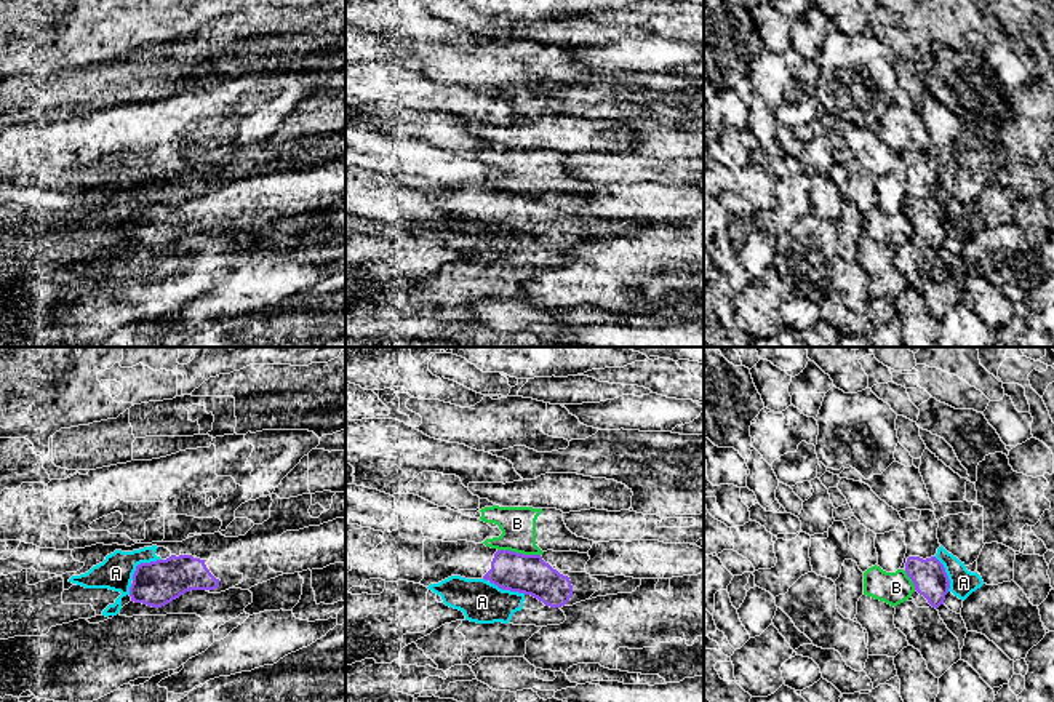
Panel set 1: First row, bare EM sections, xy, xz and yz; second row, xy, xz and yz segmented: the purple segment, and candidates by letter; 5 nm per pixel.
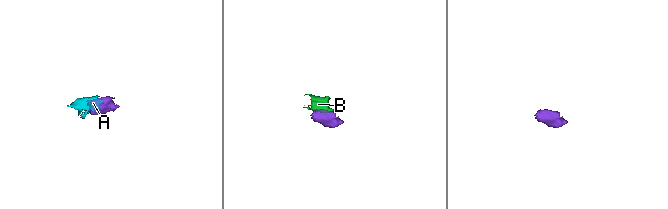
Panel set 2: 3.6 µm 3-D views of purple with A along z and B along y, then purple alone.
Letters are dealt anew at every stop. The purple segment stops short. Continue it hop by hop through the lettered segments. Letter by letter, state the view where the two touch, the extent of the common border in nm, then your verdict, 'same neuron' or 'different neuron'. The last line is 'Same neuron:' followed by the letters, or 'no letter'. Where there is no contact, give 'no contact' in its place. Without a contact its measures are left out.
A: contact in xy; length 190 nm; different neuron
B: contact in xz; length 220 nm; different neuron
Same neuron: no letter

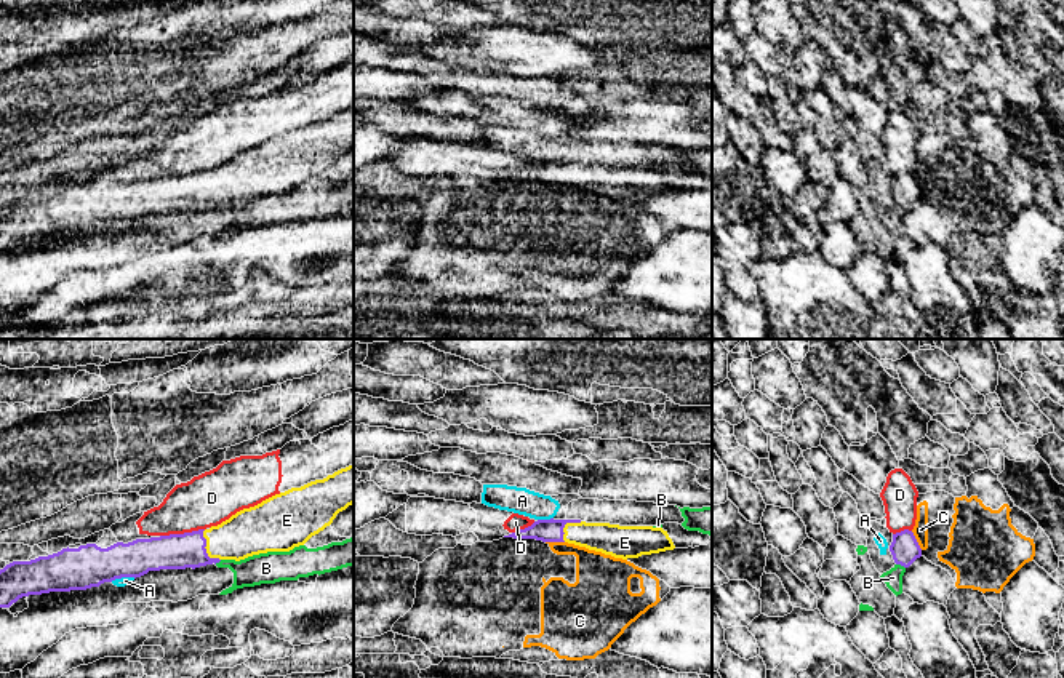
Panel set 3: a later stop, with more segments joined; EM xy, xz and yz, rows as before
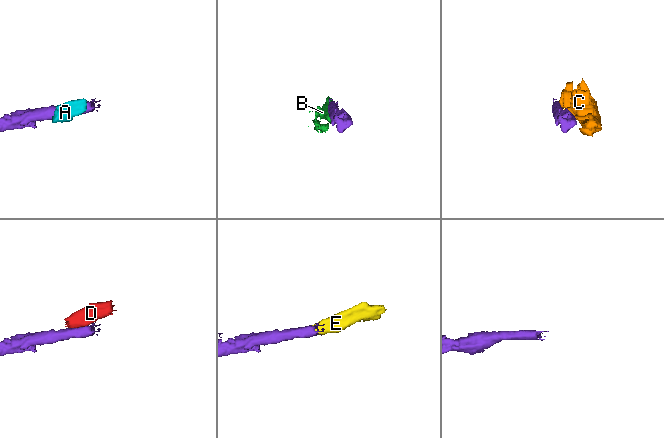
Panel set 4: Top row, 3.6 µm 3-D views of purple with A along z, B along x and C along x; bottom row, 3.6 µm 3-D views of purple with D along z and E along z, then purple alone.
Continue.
A: contact in xy; length 130 nm; different neuron
B: contact in yz; length 50 nm; different neuron
C: contact in xz; length 100 nm; different neuron
D: contact in xy; length 220 nm; different neuron
E: contact in xy; length 180 nm; same neuron
Same neuron: E

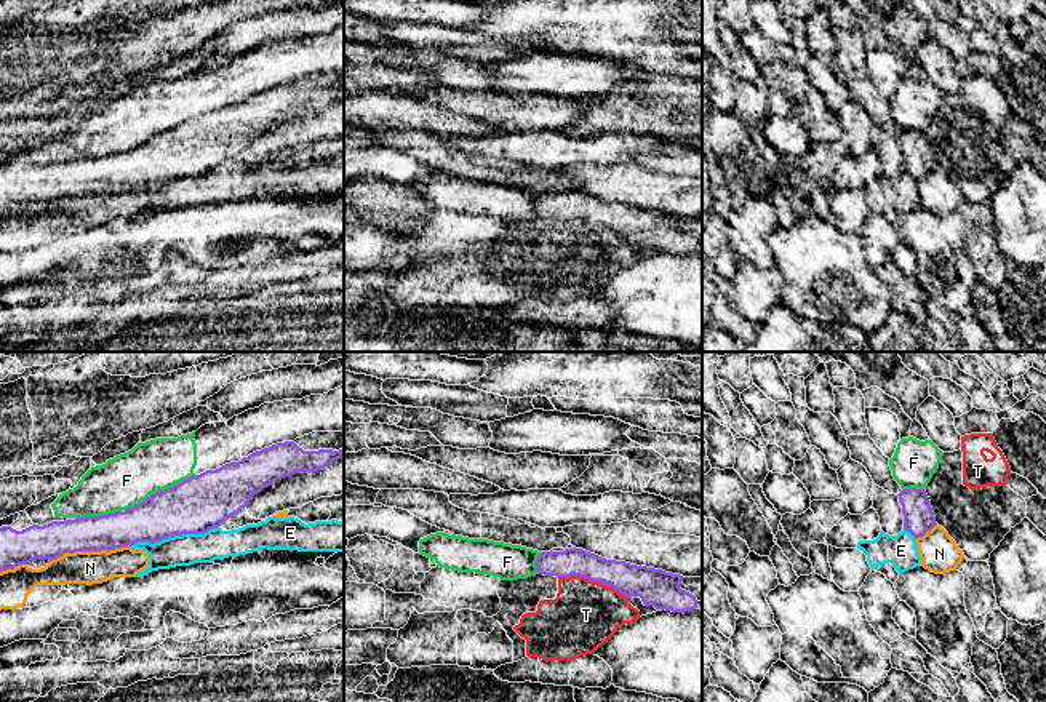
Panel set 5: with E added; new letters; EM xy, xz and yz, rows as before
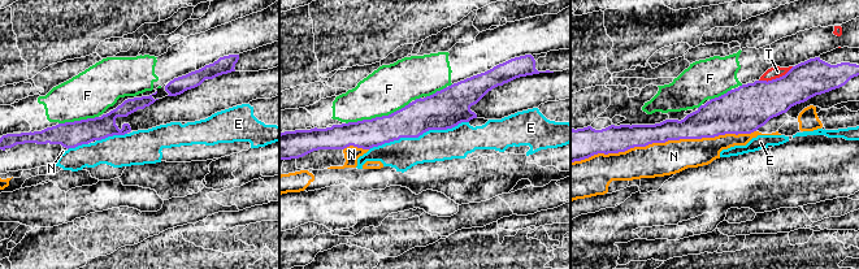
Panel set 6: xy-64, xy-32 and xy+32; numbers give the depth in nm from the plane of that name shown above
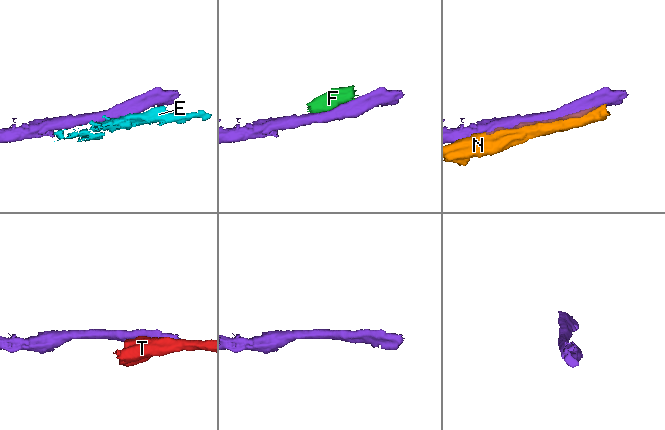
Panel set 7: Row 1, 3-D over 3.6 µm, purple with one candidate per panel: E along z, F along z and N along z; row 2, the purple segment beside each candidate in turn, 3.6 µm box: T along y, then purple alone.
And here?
E: contact in xy; length 460 nm; different neuron
F: contact in xy; length 400 nm; different neuron
N: contact in xy; length 420 nm; different neuron
T: contact in xz; length 360 nm; different neuron
Same neuron: no letter

